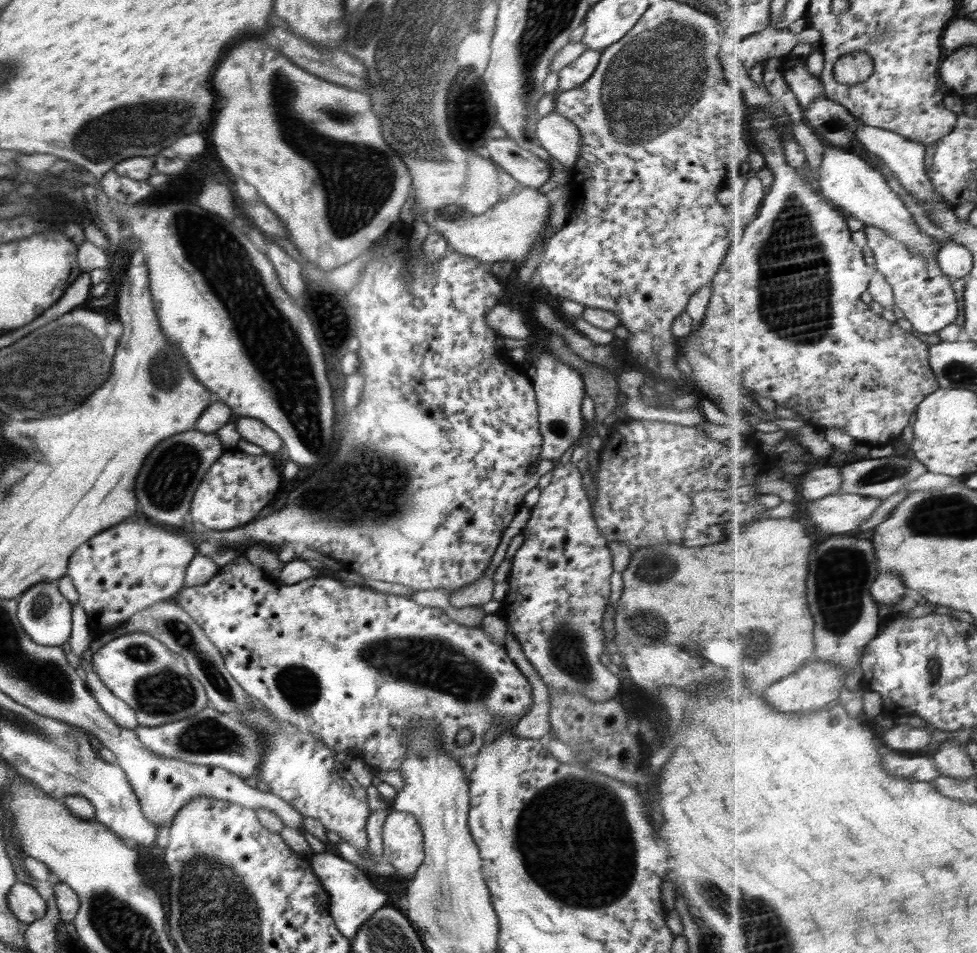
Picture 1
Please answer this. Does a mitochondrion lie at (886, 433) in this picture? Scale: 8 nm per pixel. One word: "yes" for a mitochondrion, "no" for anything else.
no

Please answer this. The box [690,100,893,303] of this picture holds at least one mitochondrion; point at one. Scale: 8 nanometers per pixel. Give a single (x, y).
(835, 124)

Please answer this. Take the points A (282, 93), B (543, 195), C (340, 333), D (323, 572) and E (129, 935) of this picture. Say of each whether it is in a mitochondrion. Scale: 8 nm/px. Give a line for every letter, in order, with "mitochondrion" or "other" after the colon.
A: mitochondrion
B: other
C: other
D: other
E: mitochondrion

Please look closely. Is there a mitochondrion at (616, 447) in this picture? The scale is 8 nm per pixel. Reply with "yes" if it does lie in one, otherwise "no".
no

